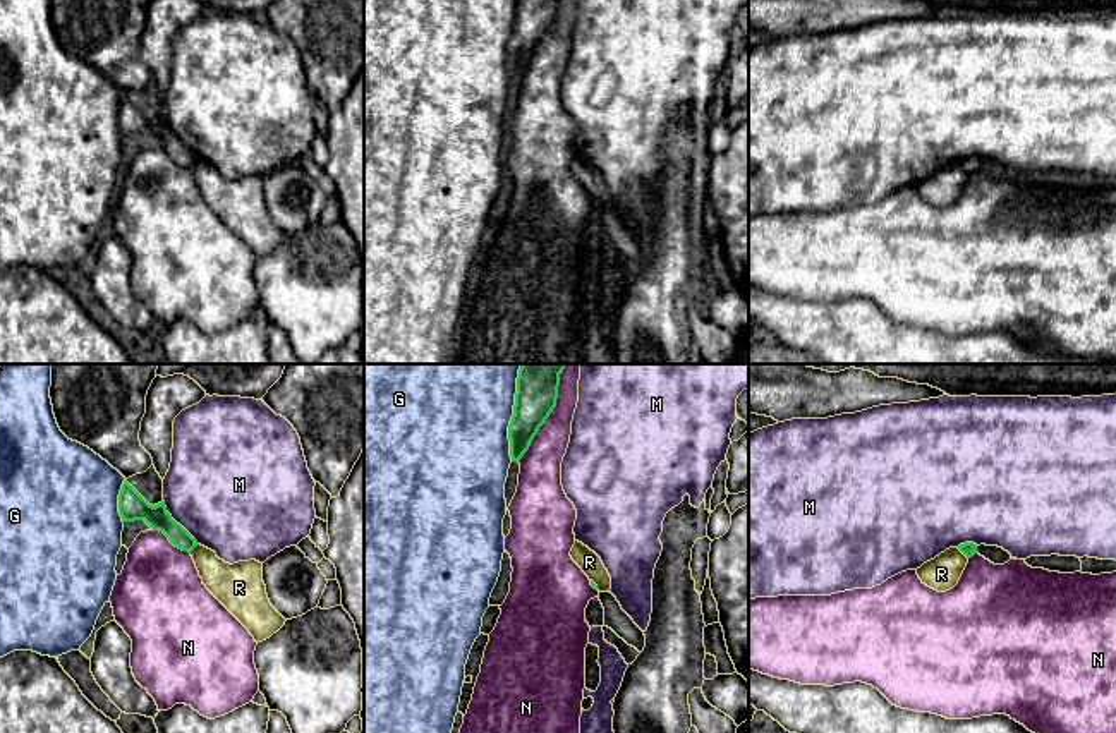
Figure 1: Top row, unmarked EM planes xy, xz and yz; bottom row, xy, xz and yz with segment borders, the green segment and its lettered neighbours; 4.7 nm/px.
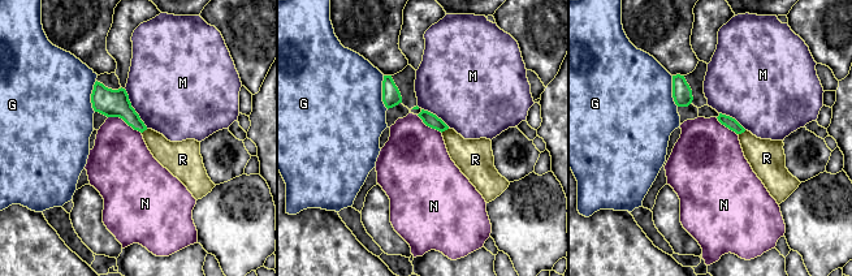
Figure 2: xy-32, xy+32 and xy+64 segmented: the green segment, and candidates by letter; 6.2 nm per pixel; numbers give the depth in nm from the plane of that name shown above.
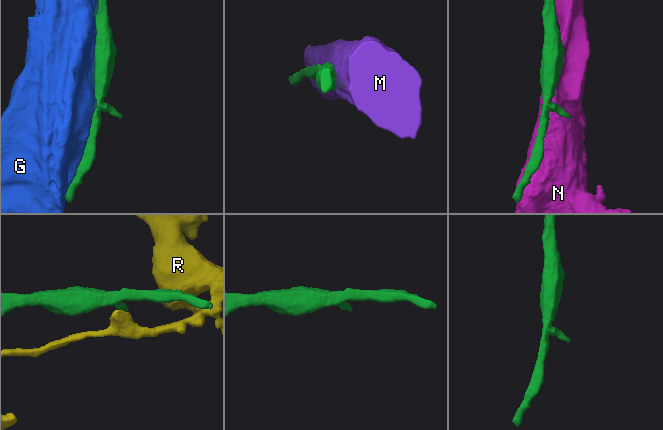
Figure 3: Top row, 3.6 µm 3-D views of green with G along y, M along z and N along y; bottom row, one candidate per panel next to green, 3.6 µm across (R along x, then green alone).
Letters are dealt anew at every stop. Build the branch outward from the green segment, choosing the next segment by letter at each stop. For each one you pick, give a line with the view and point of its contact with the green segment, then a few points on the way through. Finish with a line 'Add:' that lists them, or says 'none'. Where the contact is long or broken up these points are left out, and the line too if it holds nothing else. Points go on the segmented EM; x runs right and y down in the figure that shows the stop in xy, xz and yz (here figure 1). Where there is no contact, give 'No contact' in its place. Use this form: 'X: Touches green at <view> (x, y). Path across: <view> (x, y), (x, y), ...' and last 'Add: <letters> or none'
Add: none

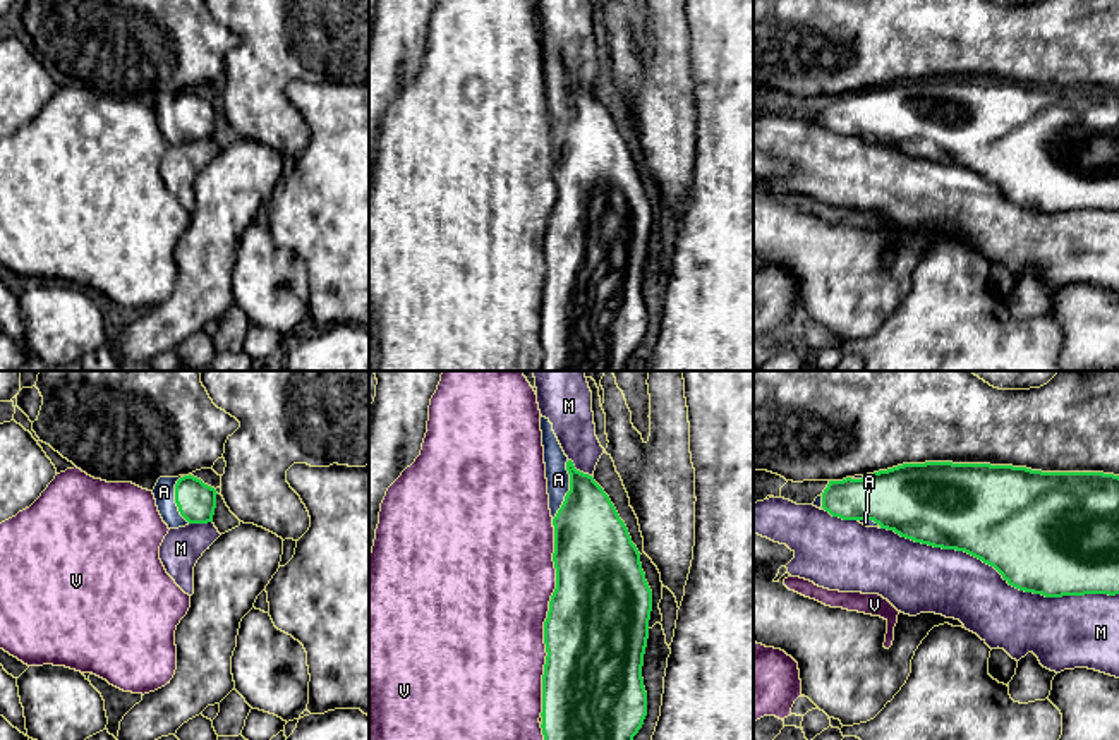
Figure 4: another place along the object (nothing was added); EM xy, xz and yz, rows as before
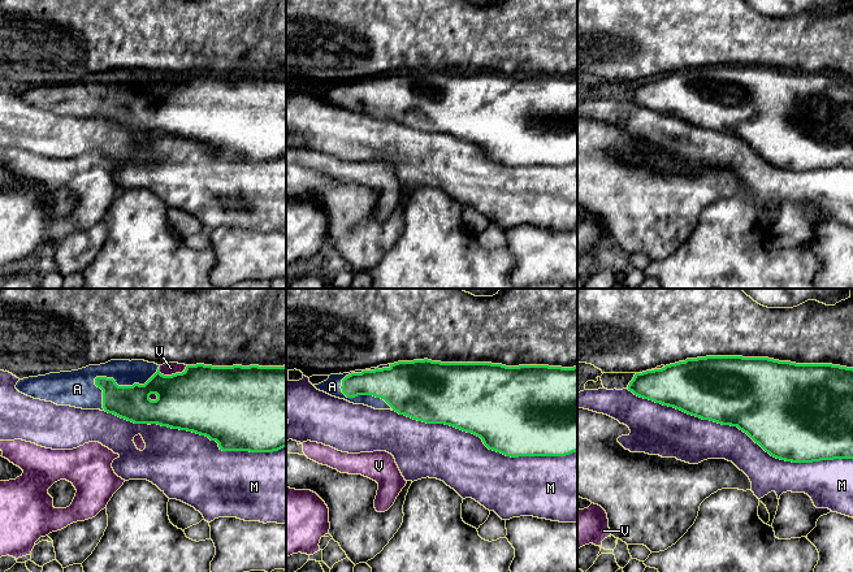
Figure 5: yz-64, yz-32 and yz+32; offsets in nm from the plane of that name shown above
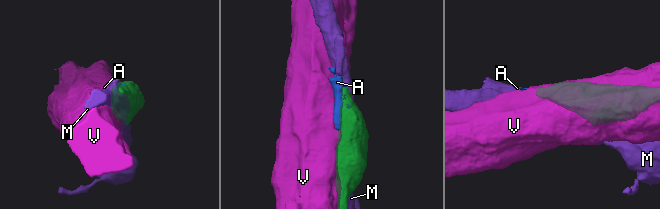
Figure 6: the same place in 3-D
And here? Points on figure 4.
A: Touches green at xz (570, 490)
Add: A

